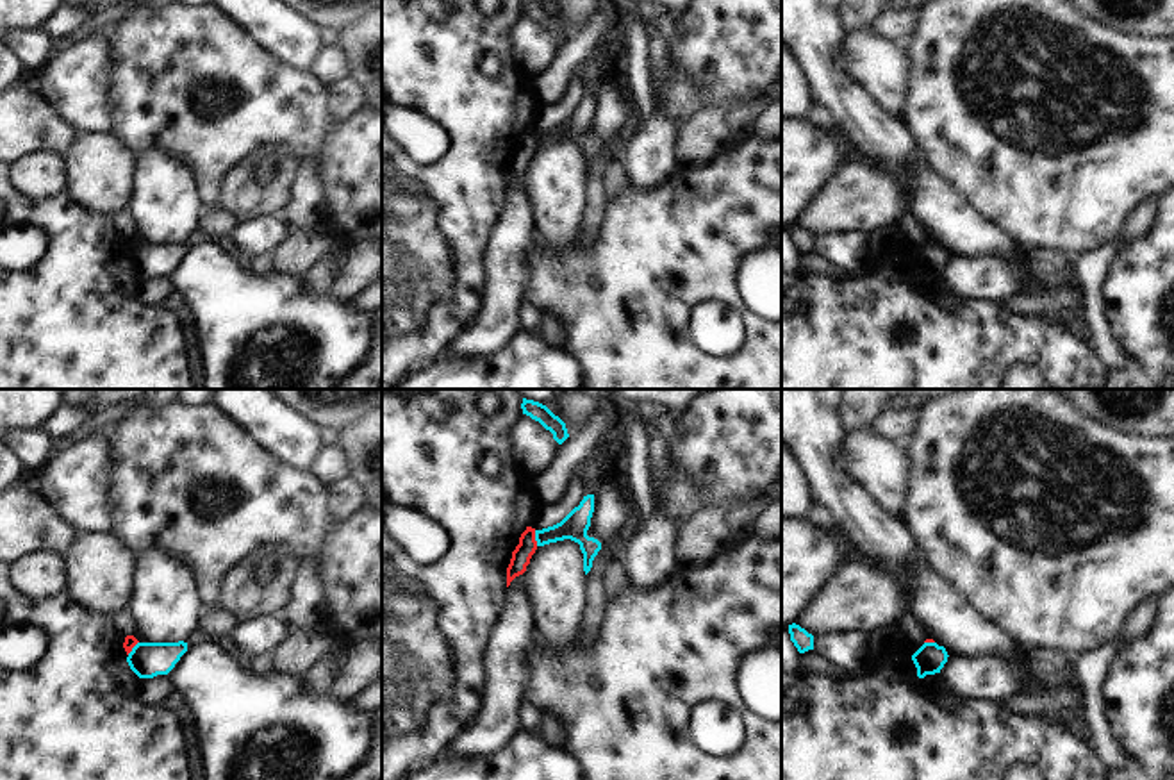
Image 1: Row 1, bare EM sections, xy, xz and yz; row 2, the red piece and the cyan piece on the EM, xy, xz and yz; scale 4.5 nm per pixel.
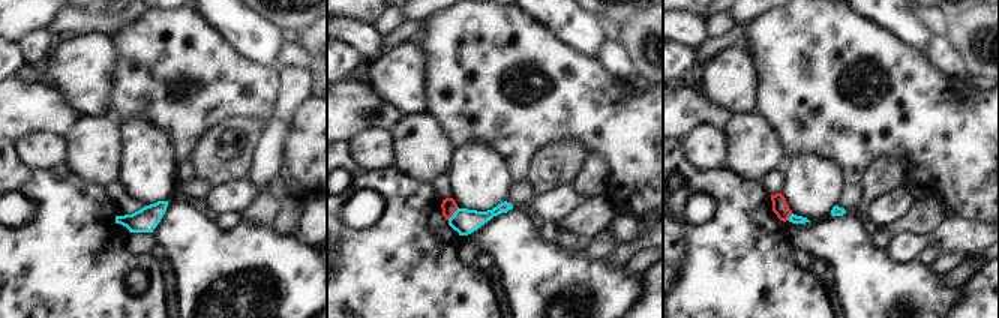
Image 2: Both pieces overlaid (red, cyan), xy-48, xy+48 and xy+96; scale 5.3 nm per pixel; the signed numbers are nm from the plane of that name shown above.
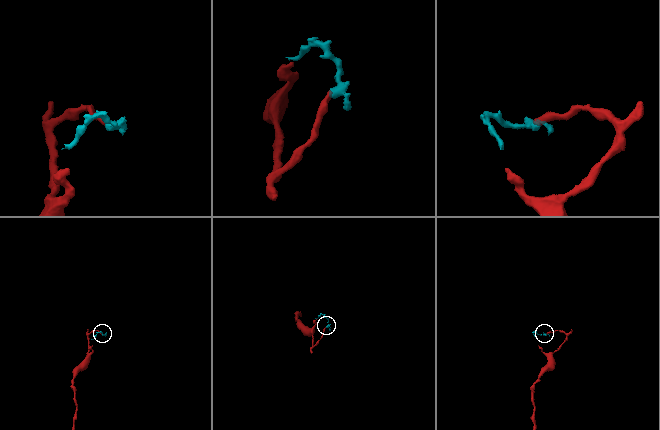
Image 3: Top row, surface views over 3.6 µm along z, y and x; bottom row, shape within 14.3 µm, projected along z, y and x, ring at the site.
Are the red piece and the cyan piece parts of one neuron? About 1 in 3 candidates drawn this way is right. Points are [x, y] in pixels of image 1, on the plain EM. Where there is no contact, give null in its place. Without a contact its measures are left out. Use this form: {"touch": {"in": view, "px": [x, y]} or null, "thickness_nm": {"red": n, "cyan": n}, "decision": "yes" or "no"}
{"touch": {"in": "xz", "px": [534, 138]}, "thickness_nm": {"red": 90, "cyan": 120}, "decision": "no"}

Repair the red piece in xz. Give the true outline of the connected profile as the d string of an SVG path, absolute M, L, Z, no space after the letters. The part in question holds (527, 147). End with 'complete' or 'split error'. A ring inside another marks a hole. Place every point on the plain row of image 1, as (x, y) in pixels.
M526 127L526 130L519 137L519 145L512 152L512 159L507 168L507 187L516 177L526 171L526 166L530 164L530 159L535 154L535 150L537 150L535 129Z; complete

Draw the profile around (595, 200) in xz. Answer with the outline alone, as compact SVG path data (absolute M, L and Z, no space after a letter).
M599 150L592 161L591 171L583 180L583 218L580 221L580 245L589 250L598 236L605 214L607 198L601 186L607 150Z

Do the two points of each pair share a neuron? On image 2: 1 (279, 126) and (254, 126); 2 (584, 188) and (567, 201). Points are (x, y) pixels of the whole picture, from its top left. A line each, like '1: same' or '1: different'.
1: different
2: different

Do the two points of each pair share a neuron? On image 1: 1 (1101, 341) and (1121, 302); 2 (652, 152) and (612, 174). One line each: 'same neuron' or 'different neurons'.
1: different neurons
2: different neurons

